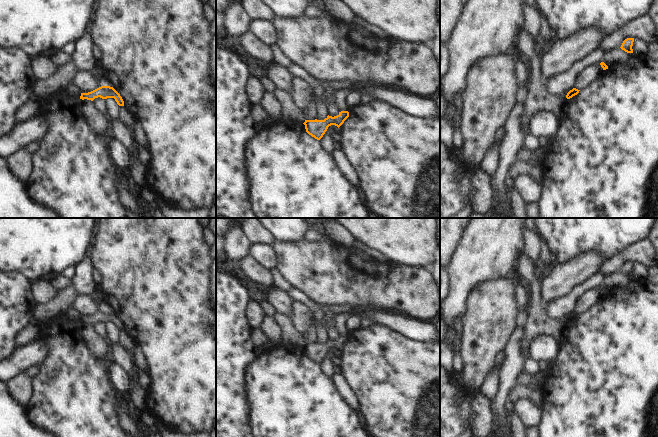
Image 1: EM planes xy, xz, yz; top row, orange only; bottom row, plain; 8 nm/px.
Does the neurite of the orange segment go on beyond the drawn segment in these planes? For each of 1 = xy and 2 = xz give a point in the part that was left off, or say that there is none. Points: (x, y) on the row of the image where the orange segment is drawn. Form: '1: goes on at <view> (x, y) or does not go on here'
1: does not go on here
2: does not go on here

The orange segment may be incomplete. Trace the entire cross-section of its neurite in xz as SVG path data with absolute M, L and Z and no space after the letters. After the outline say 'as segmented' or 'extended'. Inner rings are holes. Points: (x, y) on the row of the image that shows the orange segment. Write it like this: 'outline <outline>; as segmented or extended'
outline M341 111L337 116L332 117L328 115L324 120L305 120L303 124L309 135L320 140L329 126L335 125L339 128L348 117L348 111Z; as segmented

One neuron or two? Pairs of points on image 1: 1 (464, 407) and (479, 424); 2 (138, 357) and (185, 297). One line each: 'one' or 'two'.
1: two
2: two

